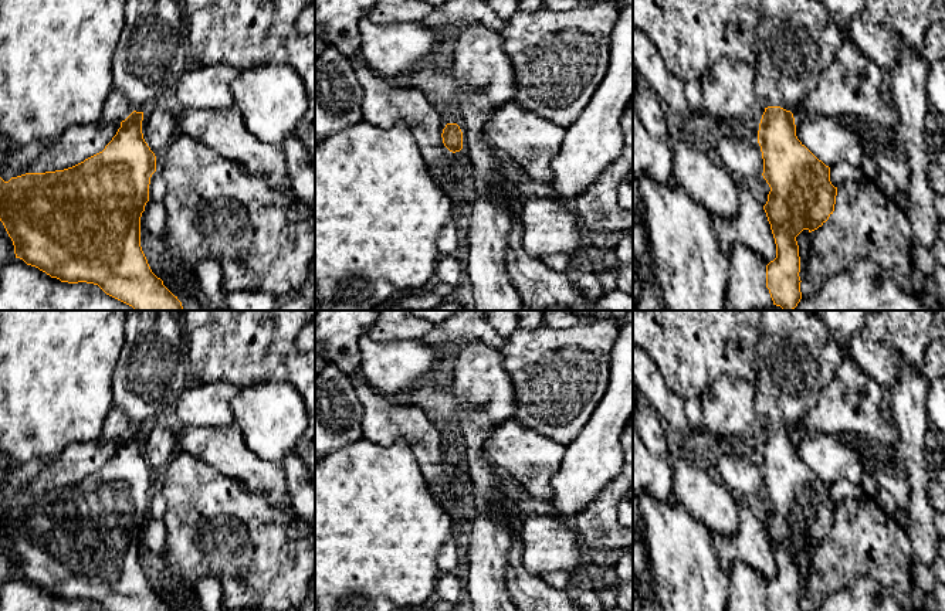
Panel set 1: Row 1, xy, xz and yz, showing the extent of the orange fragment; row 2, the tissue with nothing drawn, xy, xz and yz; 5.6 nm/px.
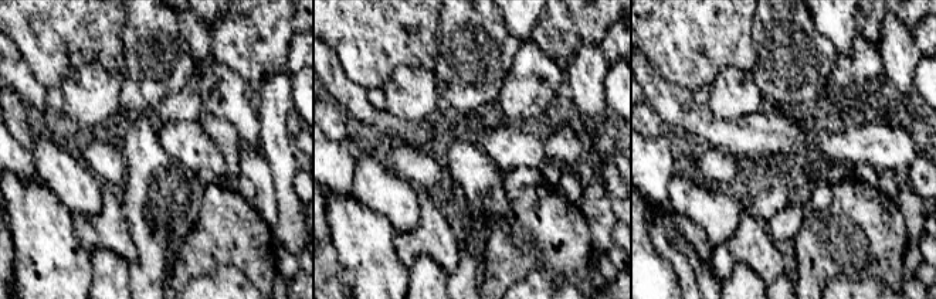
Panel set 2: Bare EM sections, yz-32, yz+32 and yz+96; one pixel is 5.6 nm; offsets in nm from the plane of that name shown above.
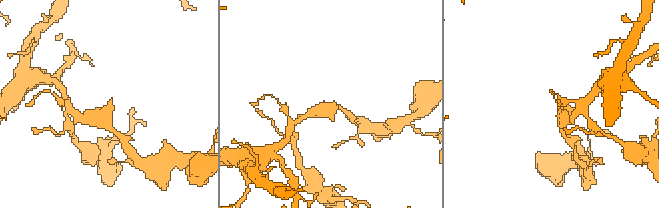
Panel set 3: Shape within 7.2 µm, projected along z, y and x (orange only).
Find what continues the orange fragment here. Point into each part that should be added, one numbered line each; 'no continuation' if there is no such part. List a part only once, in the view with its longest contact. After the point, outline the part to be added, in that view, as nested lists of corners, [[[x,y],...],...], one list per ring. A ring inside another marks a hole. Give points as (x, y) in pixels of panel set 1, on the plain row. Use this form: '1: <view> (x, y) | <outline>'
1: yz (798, 357) | [[[761,310],[762,327],[756,346],[759,374],[755,410],[761,424],[790,428],[814,408],[836,369],[849,356],[812,310]]]

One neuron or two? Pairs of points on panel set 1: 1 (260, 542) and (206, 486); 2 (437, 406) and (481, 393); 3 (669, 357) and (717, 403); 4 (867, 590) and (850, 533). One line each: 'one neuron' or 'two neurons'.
1: one neuron
2: two neurons
3: two neurons
4: two neurons

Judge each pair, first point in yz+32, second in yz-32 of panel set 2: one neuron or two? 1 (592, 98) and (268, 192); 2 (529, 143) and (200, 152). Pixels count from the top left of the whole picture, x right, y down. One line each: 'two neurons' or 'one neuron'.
1: two neurons
2: one neuron

